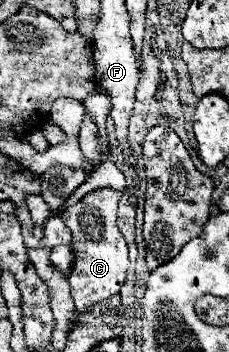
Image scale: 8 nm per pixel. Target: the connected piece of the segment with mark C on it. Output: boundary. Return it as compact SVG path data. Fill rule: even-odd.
M103 187L95 189L83 201L63 209L61 219L71 229L71 249L75 255L75 263L69 275L71 297L75 301L75 309L83 313L83 309L91 309L95 303L109 299L111 295L121 291L125 281L125 273L129 267L128 251L131 243L136 241L136 196L129 192L119 192Z

